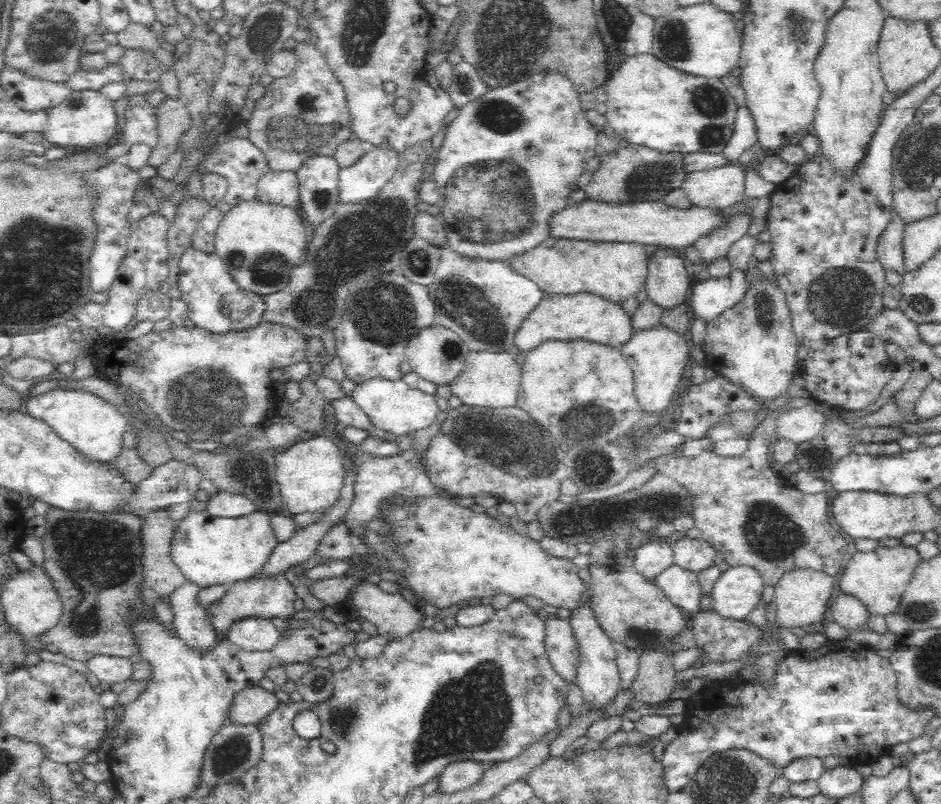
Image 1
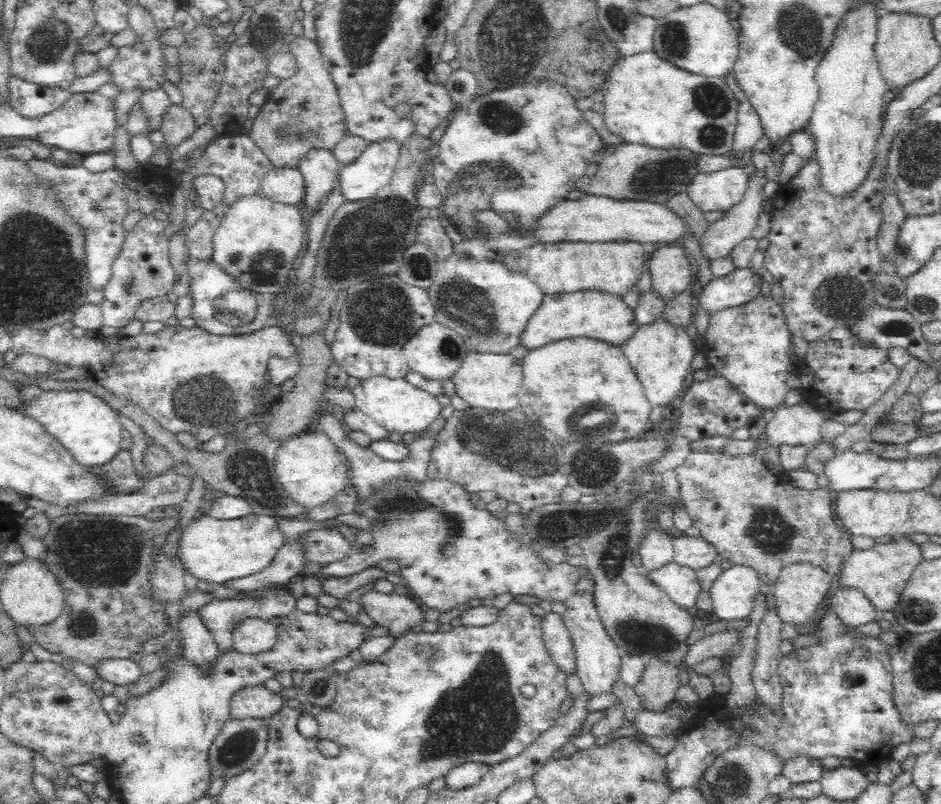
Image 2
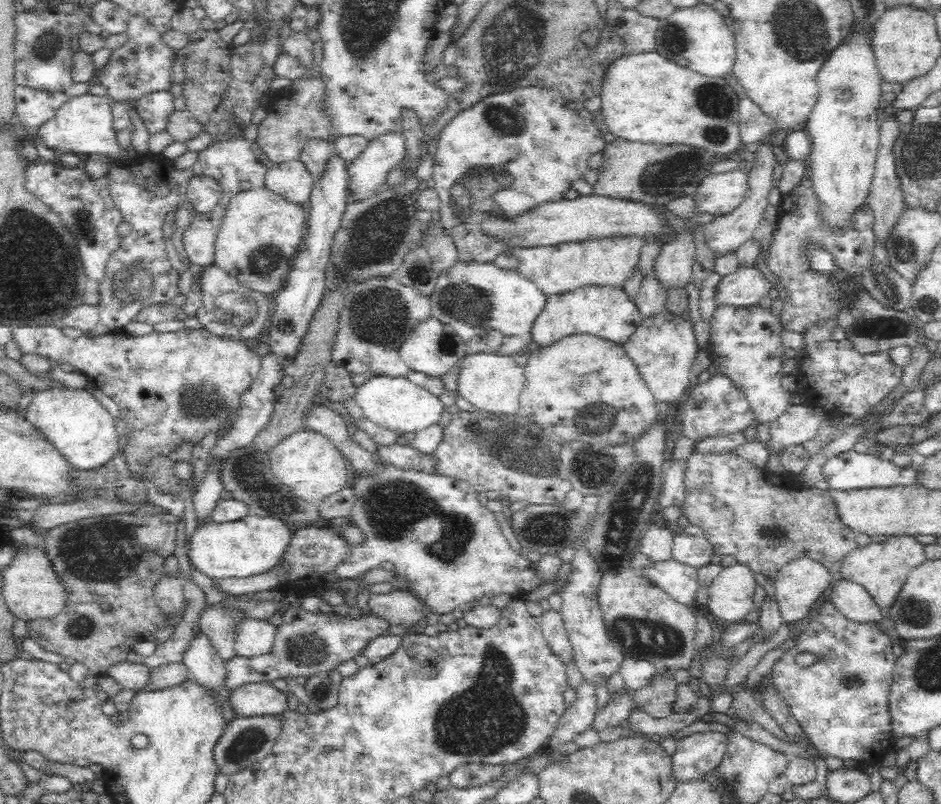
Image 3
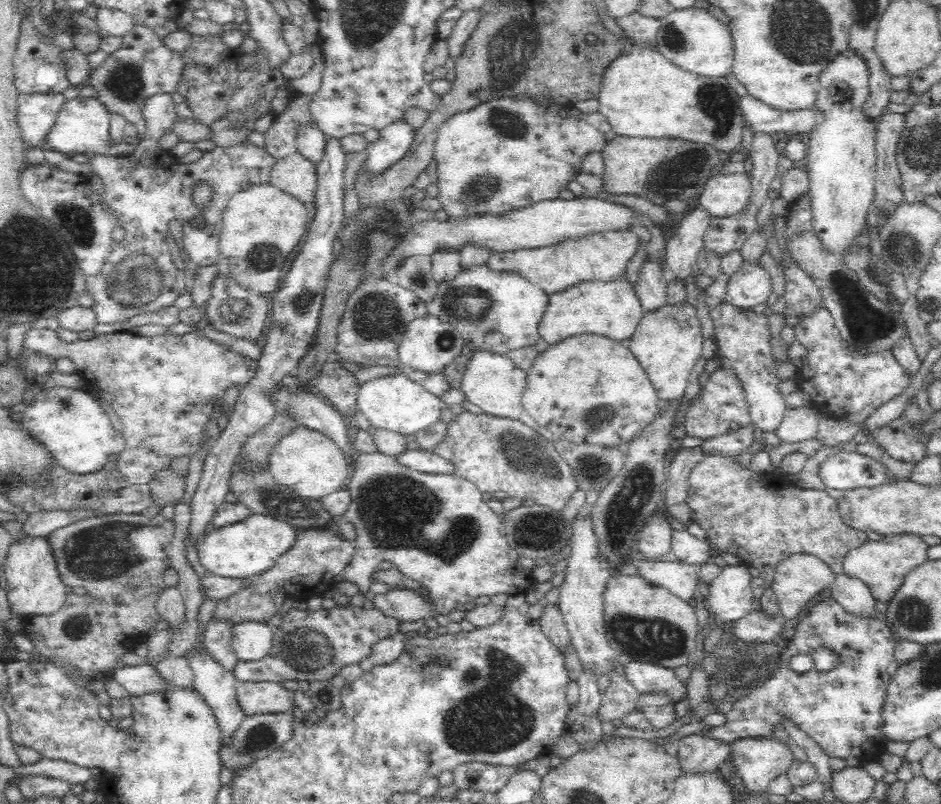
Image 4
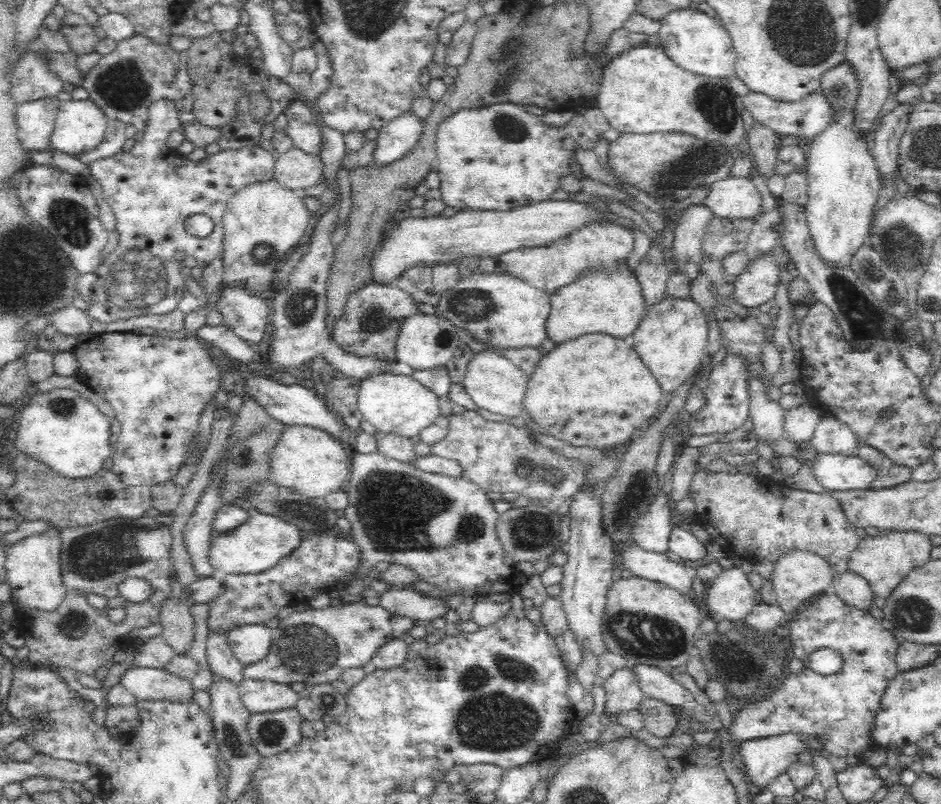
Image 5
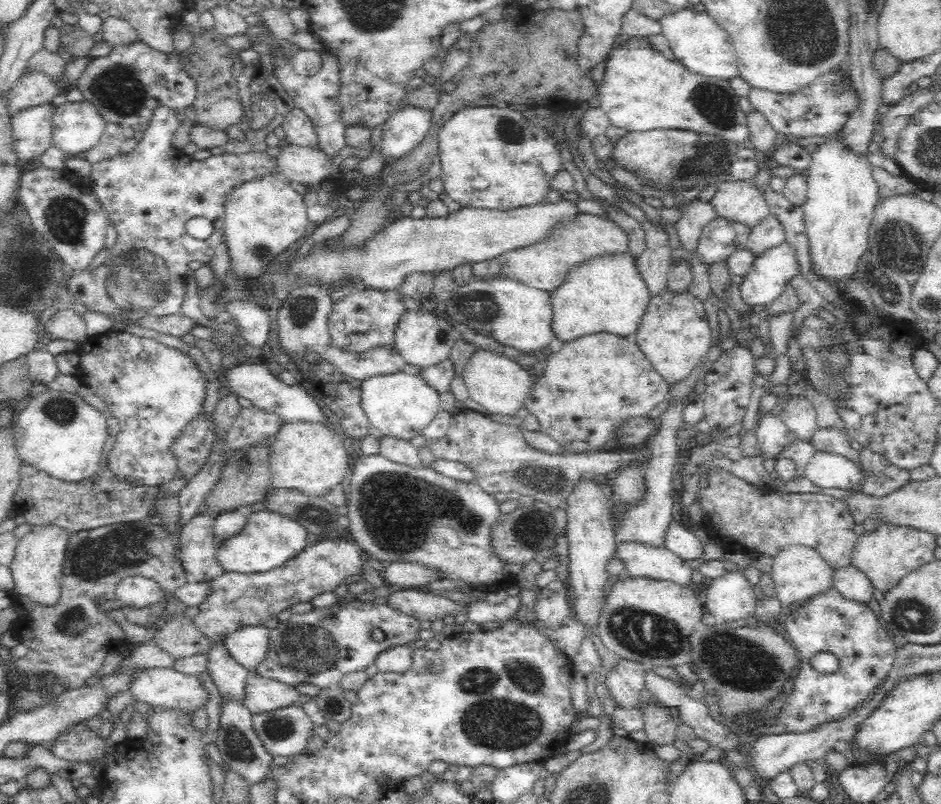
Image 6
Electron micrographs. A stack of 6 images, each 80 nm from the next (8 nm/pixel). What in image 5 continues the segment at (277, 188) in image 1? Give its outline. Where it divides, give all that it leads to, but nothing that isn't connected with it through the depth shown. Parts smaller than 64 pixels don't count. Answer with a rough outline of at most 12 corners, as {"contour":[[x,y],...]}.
{"contour":[[275,153],[273,178],[302,193],[324,177],[319,154]]}

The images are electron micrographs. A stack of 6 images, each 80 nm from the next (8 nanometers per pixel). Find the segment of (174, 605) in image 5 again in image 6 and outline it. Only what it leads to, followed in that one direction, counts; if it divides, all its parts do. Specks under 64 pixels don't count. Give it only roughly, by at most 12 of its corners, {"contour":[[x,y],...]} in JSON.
{"contour":[[184,613],[167,619],[151,641],[175,660],[216,644]]}

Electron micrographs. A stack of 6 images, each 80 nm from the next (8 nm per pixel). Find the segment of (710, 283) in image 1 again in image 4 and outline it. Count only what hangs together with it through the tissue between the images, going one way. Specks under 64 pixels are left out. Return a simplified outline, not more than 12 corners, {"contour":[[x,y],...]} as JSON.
{"contour":[[760,262],[730,276],[723,302],[751,309],[774,294]]}

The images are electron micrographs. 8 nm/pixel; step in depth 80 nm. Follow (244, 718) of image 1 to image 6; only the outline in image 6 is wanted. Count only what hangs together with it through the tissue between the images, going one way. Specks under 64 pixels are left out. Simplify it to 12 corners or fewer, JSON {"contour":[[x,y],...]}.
{"contour":[[247,674],[245,706],[252,714],[298,702],[295,686]]}

